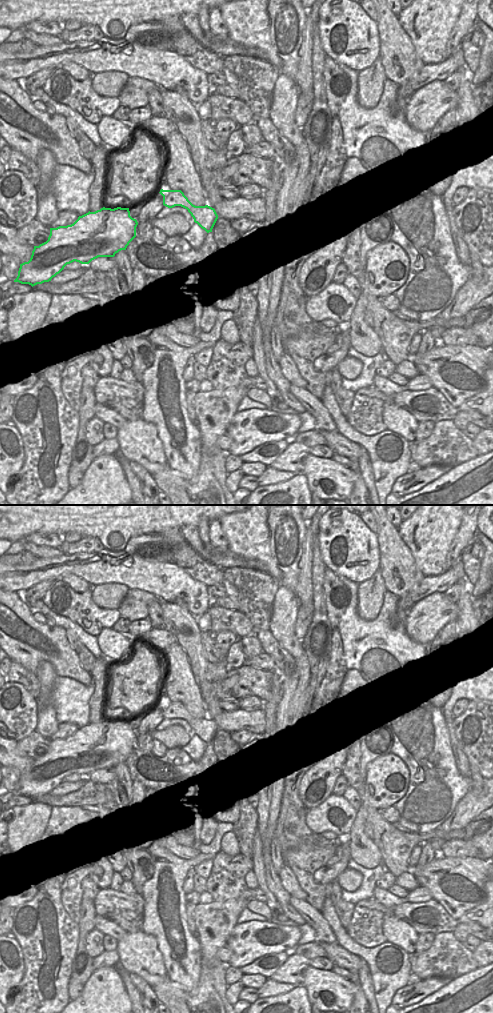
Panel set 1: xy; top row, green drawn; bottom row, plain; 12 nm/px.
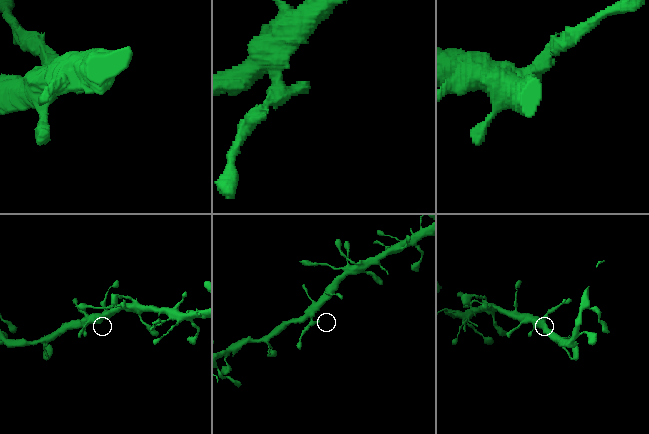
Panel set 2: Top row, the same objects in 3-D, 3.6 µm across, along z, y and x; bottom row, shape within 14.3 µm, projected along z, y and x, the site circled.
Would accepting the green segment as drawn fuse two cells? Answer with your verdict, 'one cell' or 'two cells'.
two cells

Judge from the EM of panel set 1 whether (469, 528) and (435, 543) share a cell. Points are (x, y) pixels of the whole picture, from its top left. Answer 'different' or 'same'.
different

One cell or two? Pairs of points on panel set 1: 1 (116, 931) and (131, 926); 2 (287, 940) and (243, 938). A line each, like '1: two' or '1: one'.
1: two
2: one

